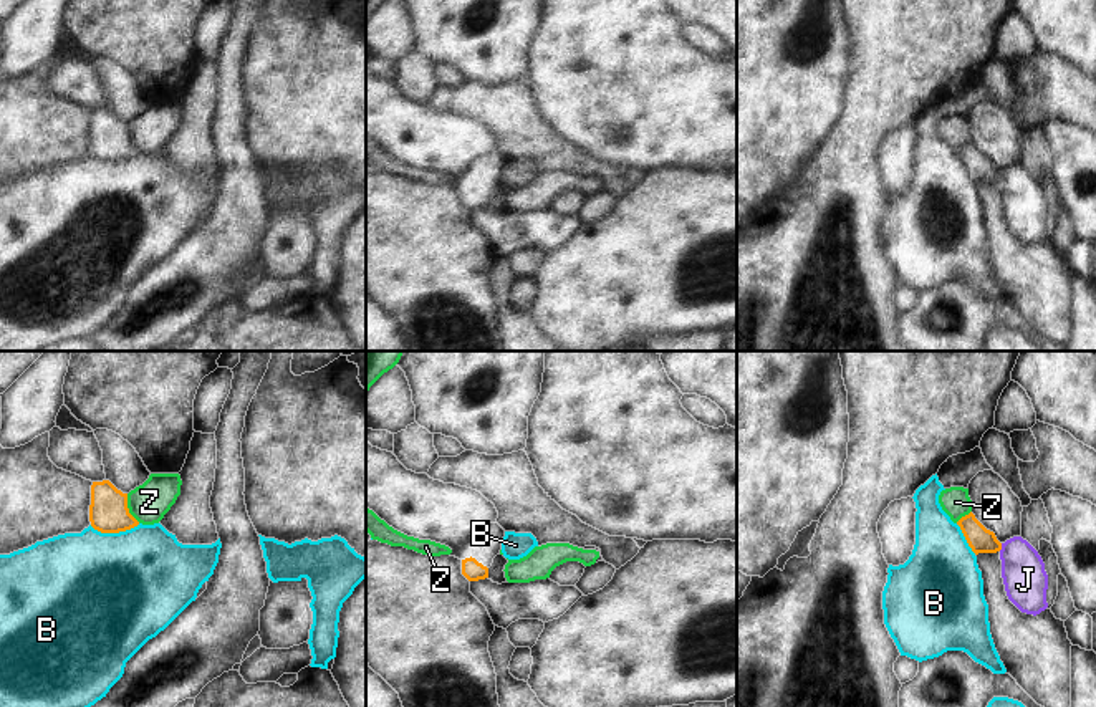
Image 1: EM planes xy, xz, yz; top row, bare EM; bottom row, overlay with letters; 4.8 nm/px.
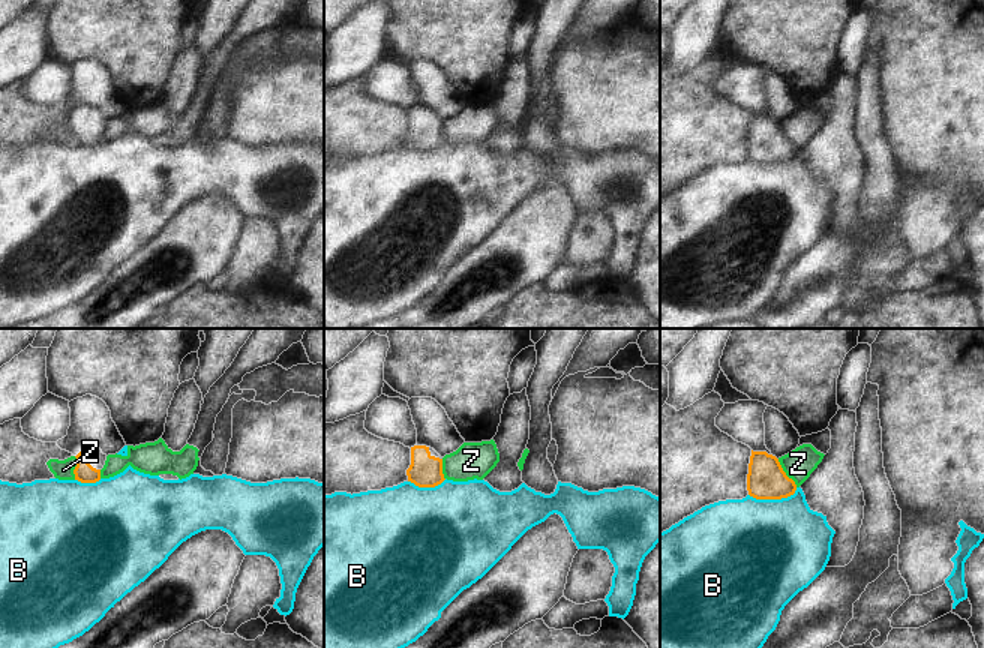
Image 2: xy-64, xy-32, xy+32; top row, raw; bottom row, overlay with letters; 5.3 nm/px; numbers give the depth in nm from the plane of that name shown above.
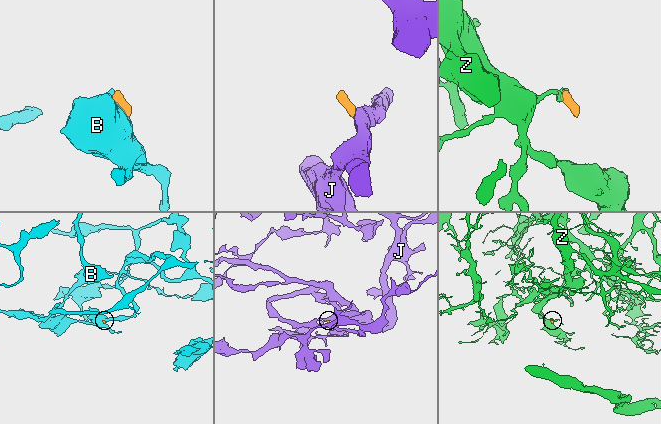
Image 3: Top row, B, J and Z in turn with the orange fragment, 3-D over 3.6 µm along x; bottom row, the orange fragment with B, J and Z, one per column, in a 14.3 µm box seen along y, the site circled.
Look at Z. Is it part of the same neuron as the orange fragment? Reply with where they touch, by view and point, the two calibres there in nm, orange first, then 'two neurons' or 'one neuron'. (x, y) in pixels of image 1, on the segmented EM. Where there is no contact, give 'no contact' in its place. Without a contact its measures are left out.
xy (128, 509) | 190/190 nm | two neurons

